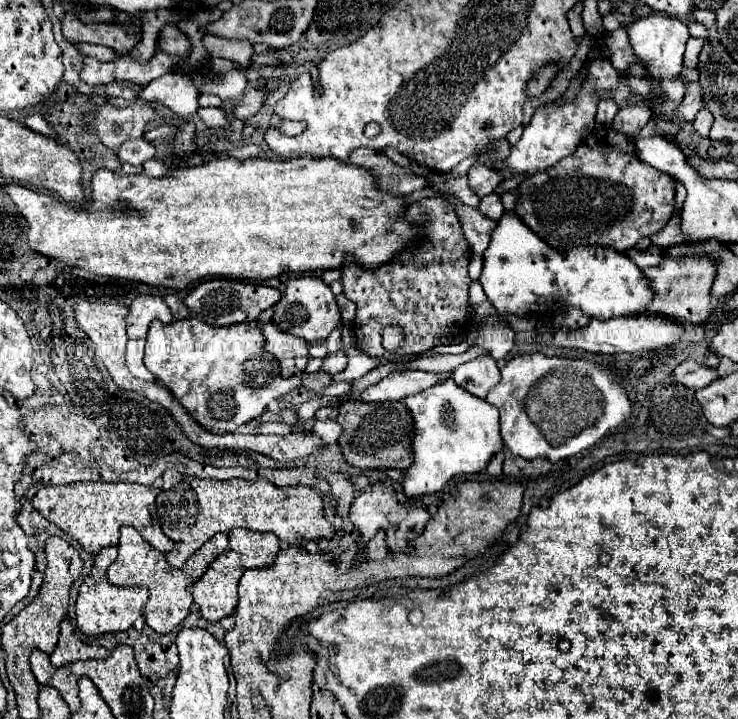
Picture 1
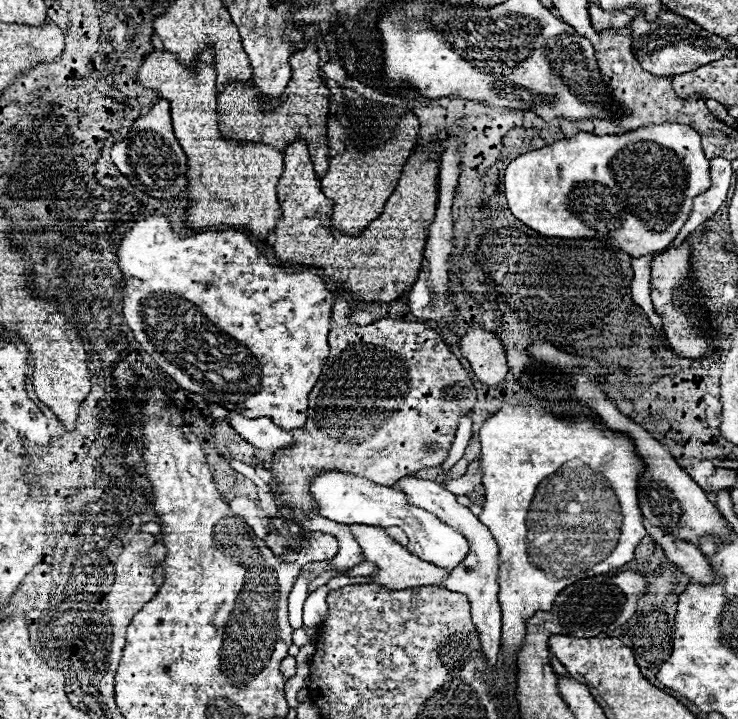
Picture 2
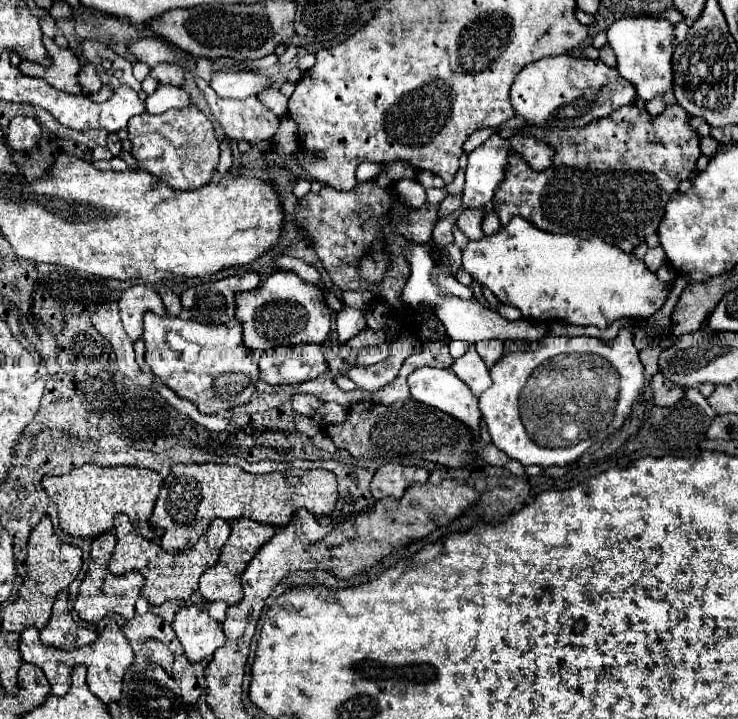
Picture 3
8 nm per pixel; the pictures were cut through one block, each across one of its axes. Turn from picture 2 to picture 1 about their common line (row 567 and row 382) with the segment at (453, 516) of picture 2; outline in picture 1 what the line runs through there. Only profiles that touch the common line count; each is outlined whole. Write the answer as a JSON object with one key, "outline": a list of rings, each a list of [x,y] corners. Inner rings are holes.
{"outline":[[[478,356],[454,370],[454,380],[478,398],[486,398],[488,390],[500,382],[500,370],[492,356]]]}

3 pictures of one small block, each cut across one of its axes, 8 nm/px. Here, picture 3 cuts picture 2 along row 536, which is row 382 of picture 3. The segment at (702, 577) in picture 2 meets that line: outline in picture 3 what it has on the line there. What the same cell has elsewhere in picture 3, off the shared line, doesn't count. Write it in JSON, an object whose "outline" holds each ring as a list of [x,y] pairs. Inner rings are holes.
{"outline":[[[660,372],[656,374],[656,378],[652,378],[654,404],[658,404],[658,406],[674,406],[678,400],[684,398],[684,392],[686,392],[686,388],[670,382]]]}

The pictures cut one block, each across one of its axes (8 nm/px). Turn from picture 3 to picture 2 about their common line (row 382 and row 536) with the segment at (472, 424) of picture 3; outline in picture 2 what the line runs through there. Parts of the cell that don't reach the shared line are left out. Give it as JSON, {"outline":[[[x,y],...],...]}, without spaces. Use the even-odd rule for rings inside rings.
{"outline":[[[324,470],[310,482],[310,494],[316,500],[320,516],[340,524],[366,524],[366,526],[400,526],[408,534],[406,548],[420,560],[430,562],[438,568],[452,572],[460,560],[468,556],[468,540],[452,526],[444,524],[436,514],[426,512],[418,506],[410,506],[402,492],[394,488],[374,484],[362,476],[354,476],[340,470]]]}

